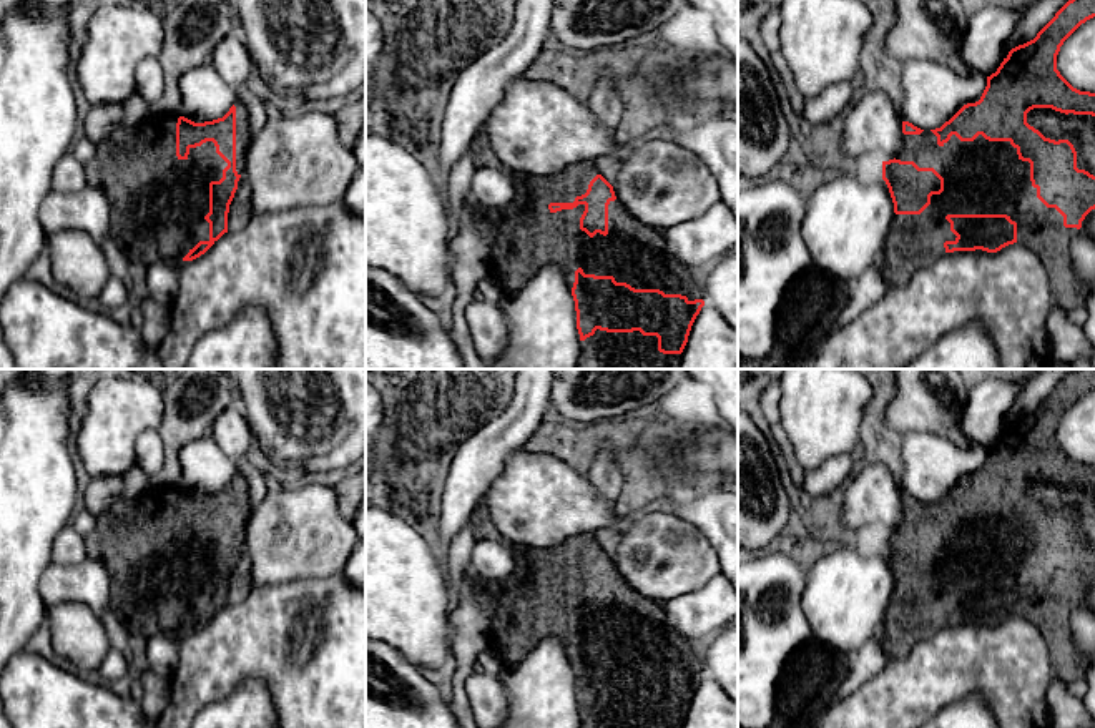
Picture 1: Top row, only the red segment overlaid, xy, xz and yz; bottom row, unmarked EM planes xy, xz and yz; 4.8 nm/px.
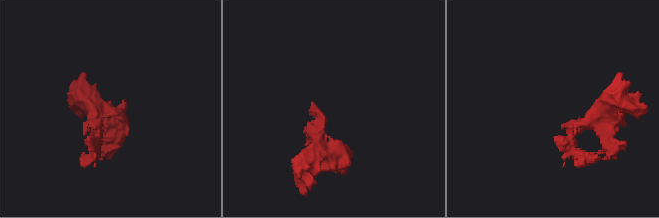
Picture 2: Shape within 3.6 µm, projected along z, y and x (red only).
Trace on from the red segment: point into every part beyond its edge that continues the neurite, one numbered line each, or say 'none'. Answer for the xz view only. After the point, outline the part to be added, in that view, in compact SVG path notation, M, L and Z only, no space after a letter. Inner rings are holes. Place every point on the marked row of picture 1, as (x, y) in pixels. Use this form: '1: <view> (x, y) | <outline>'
1: xz (525, 236) | M485 130L475 135L470 150L477 168L505 170L492 151ZM592 161L572 163L547 176L505 171L515 184L515 198L505 206L477 206L479 214L492 229L490 273L503 296L515 294L543 266L553 264L565 274L570 289L575 271L582 268L585 274L613 276L616 283L626 283L635 289L660 289L665 294L686 296L688 301L703 299L700 274L681 264L668 249L663 234L640 223L618 199L608 204L606 236L597 233L590 238L580 229L585 204L557 213L548 209L550 203L573 203L577 196L587 193L590 181L600 175Z

